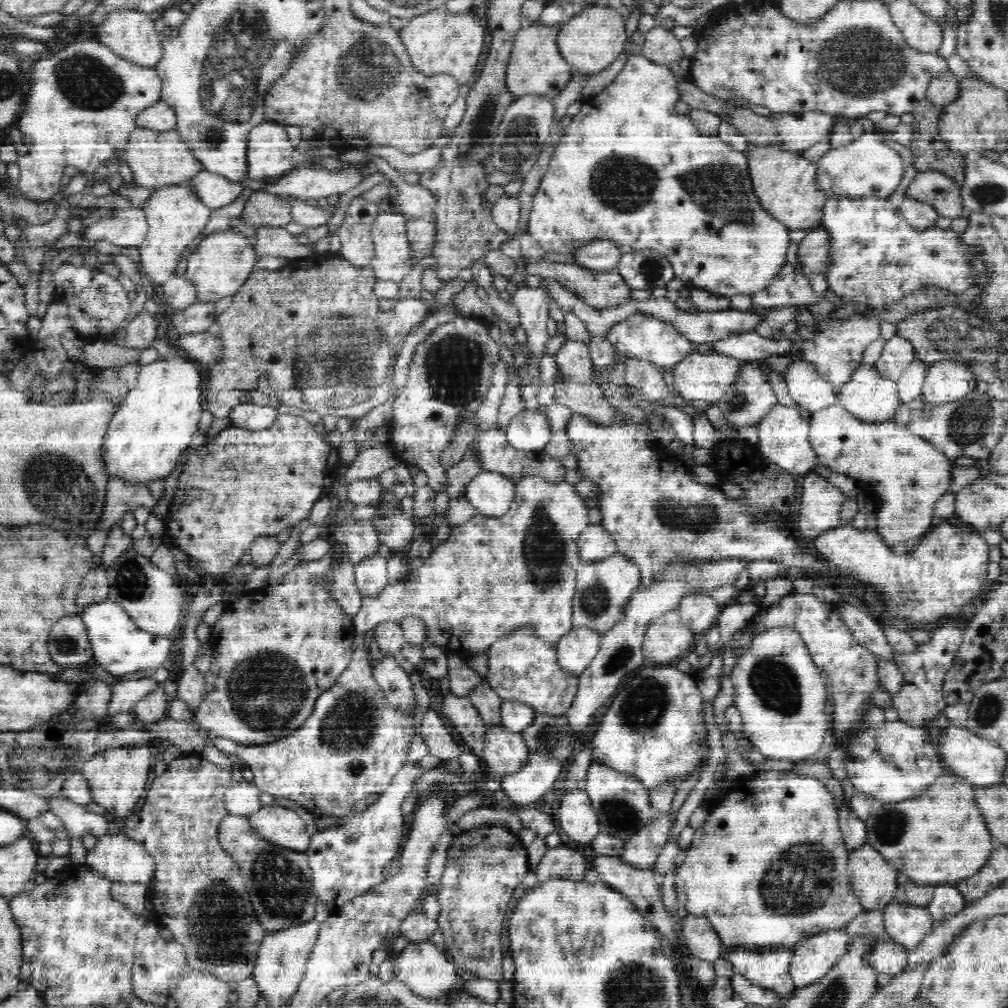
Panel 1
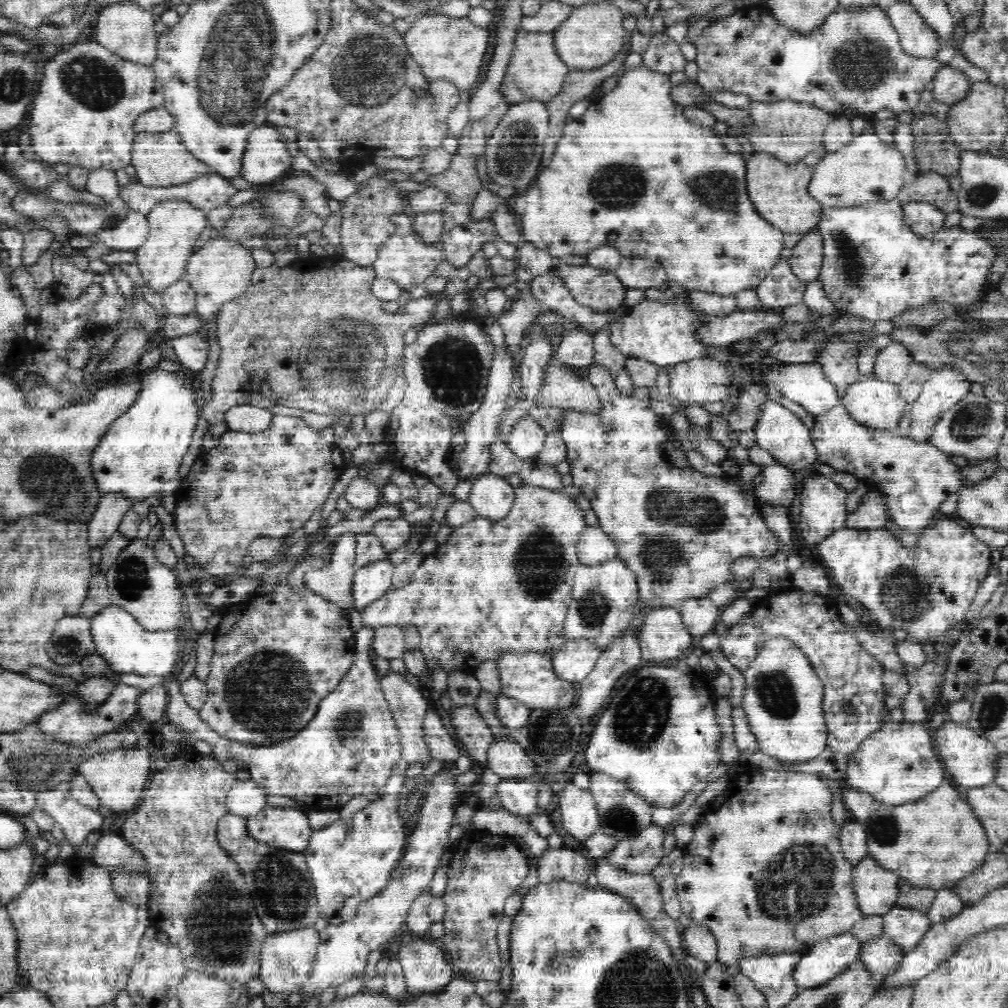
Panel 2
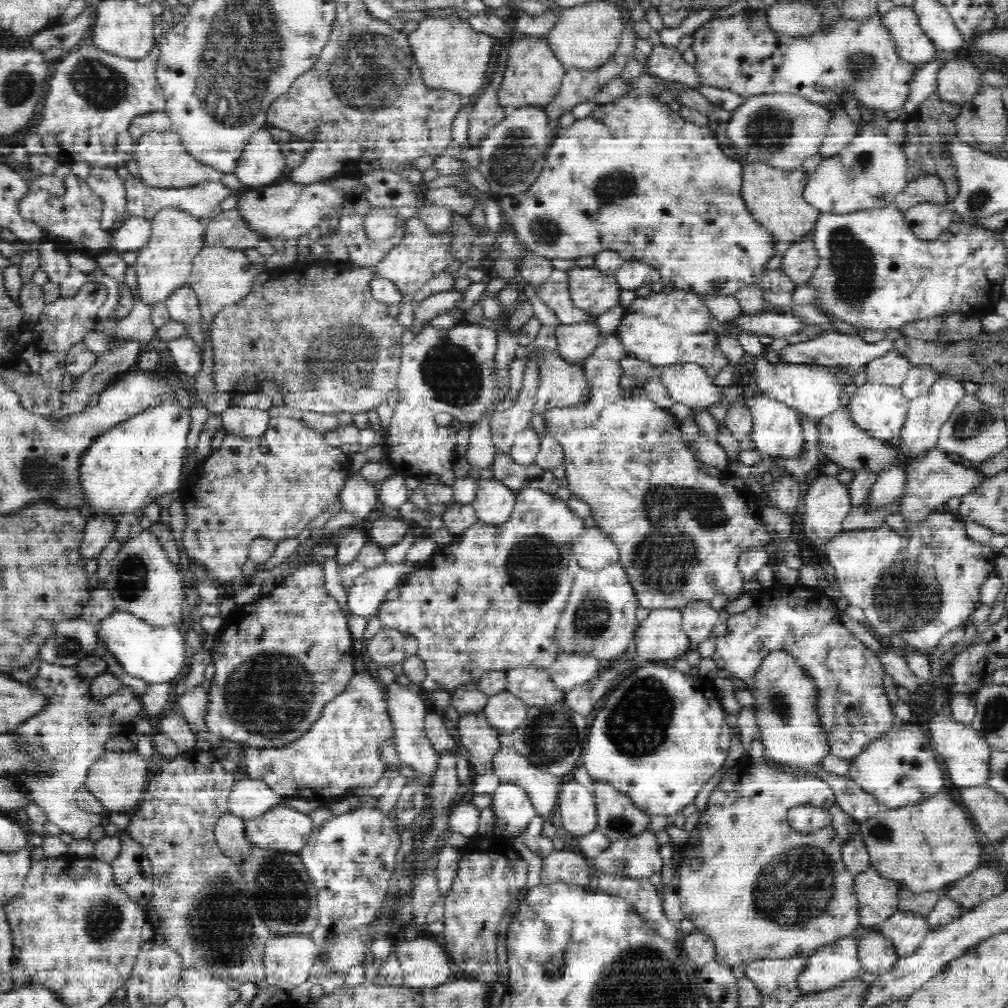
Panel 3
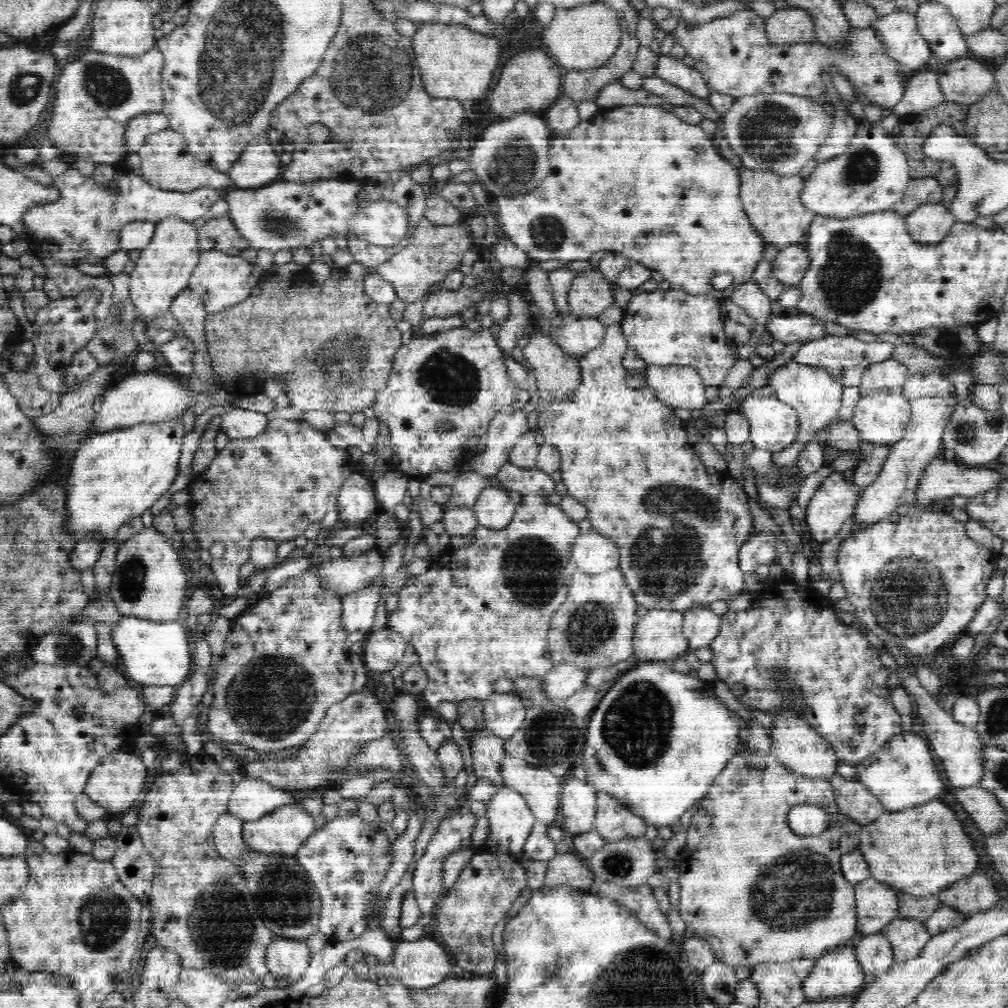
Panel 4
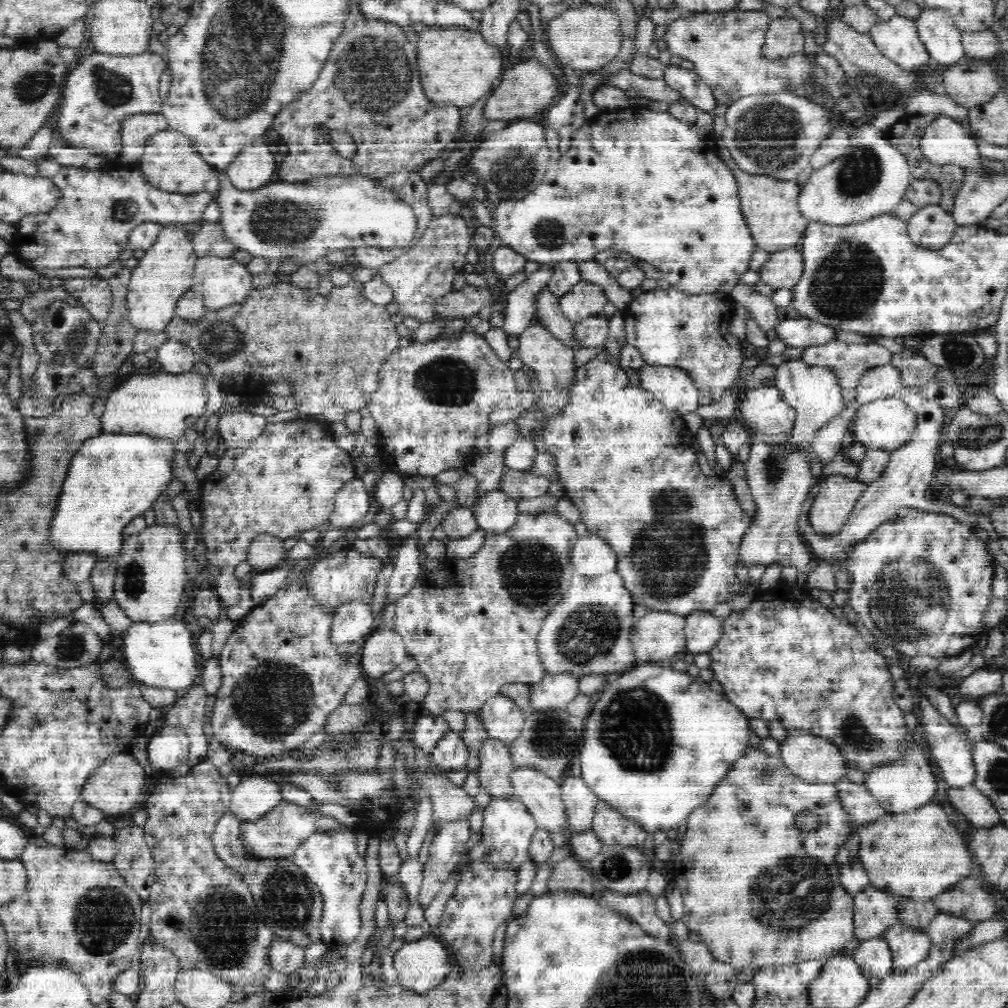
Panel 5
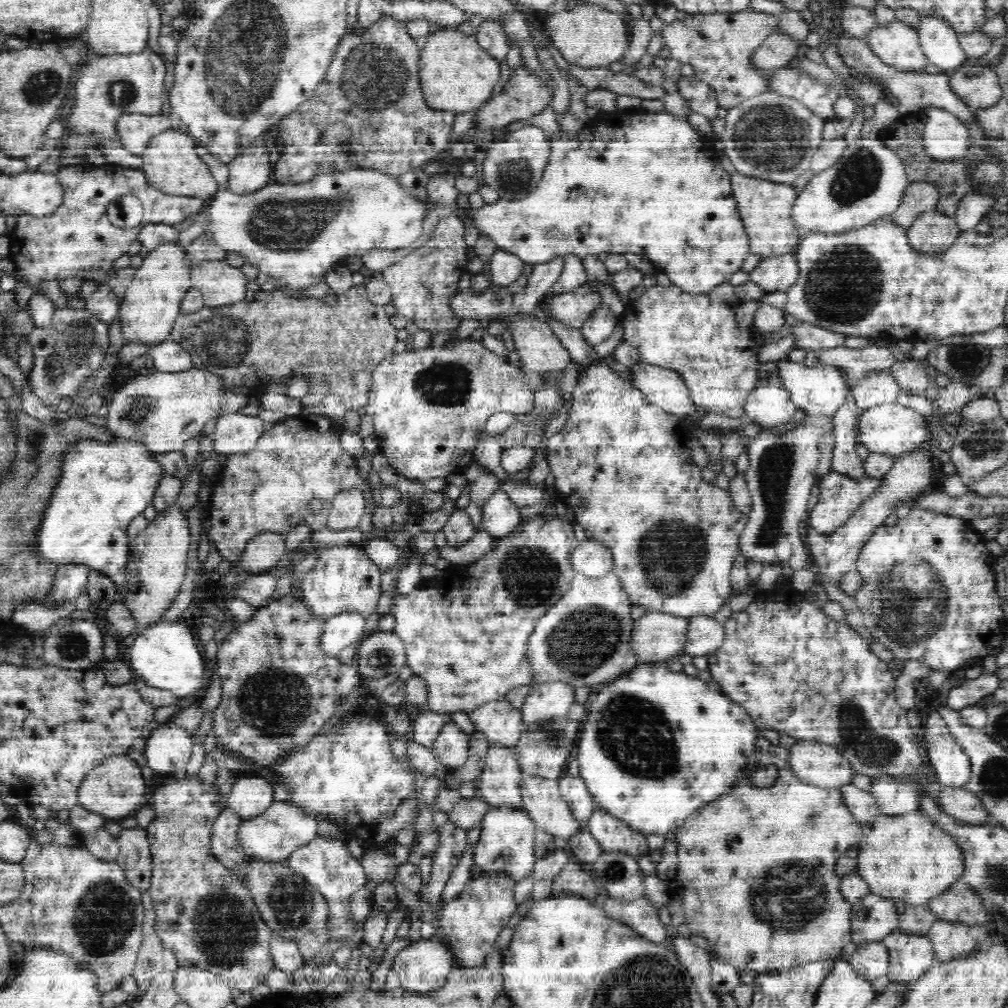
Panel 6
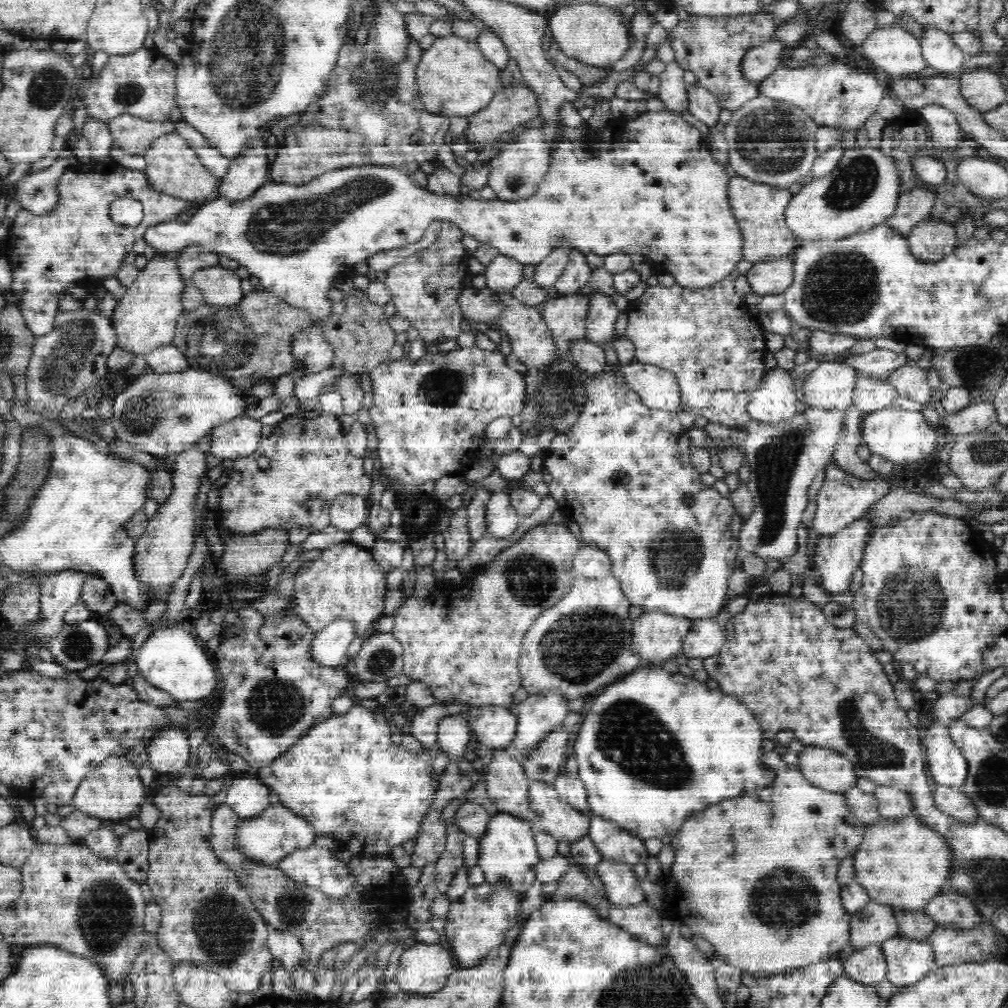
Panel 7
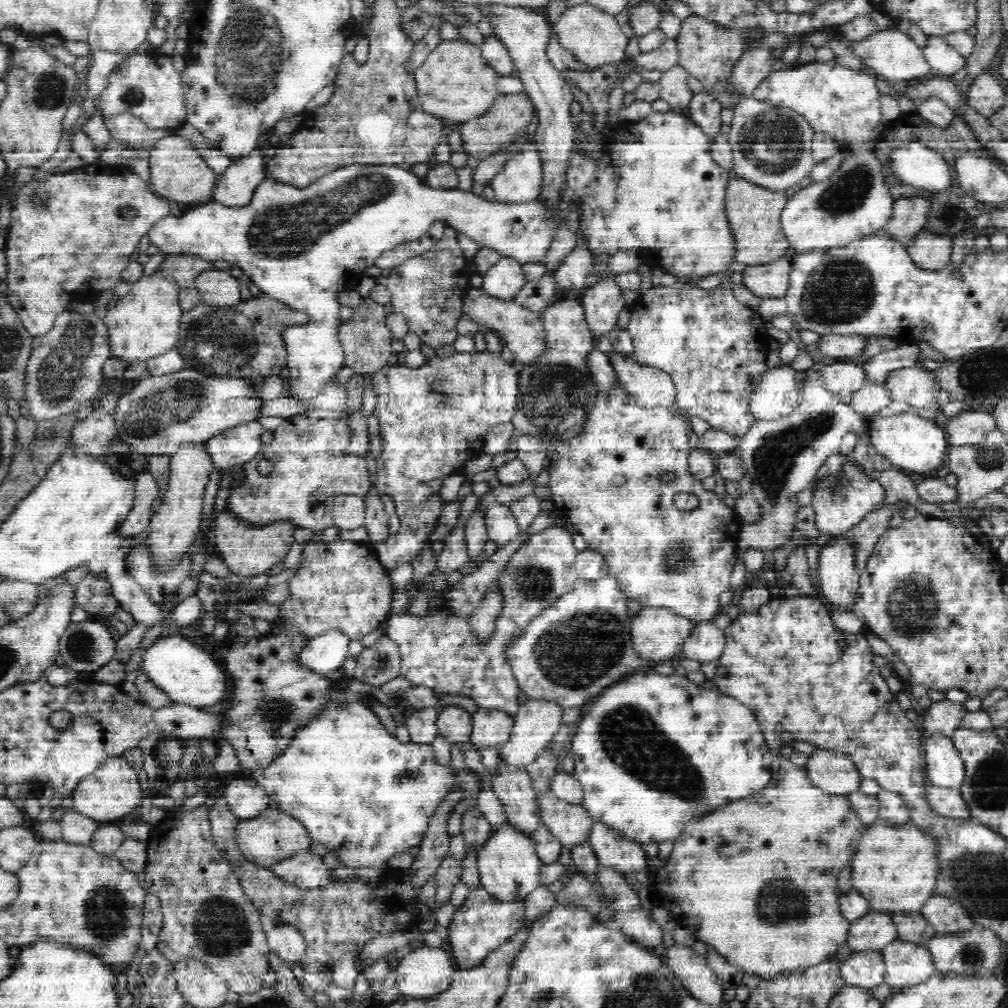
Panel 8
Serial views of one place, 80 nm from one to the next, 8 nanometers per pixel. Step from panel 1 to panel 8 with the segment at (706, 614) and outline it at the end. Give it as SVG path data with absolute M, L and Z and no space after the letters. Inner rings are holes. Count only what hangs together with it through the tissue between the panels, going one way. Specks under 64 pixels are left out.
M712 620L702 621L695 624L685 639L681 656L688 660L708 663L720 658L725 646L725 631L716 627Z

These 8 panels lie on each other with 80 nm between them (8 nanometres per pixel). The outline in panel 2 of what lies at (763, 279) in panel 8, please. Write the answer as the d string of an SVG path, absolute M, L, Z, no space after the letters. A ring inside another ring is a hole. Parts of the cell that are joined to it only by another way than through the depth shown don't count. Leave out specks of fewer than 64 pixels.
M817 229L805 233L797 242L788 258L793 273L800 280L812 281L819 278L824 262L823 236Z

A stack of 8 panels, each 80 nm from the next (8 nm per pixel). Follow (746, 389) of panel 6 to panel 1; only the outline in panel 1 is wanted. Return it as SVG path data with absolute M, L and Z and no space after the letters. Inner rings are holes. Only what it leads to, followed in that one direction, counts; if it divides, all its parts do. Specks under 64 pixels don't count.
M642 314L632 315L618 322L605 337L612 344L618 356L650 362L663 369L673 368L682 361L686 354L692 353L695 349L694 344L683 338L672 326Z

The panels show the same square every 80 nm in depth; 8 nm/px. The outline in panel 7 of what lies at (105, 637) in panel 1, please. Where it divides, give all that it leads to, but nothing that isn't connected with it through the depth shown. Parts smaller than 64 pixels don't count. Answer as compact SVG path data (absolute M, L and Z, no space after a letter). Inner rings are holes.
M186 627L184 630L180 628L158 629L158 632L154 632L136 648L133 659L136 662L138 674L157 689L169 692L176 702L202 700L209 703L218 694L216 690L218 674L216 674L214 662L210 661L206 650L198 644L198 638L186 632Z

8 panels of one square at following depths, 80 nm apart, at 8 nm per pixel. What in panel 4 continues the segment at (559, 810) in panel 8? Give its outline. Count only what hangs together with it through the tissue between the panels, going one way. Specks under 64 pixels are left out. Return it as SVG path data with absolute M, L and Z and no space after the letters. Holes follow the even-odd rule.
M507 753L498 760L498 770L505 786L516 788L524 796L535 819L547 827L553 826L560 807L563 780L549 769L528 764Z

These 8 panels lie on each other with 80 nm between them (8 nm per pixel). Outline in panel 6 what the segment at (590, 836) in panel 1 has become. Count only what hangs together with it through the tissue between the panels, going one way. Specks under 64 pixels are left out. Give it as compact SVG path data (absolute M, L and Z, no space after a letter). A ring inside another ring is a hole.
M569 775L558 780L561 796L568 806L573 821L580 830L586 830L592 814L597 808L594 796L588 791L586 782L578 776Z

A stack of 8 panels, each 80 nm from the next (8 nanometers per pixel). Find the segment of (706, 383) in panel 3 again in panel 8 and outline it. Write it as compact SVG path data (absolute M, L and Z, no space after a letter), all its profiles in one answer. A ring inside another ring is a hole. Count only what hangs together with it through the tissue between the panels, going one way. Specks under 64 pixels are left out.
M613 353L609 356L609 362L624 390L634 395L640 406L654 410L674 404L677 390L672 376L655 367L642 365L632 356Z

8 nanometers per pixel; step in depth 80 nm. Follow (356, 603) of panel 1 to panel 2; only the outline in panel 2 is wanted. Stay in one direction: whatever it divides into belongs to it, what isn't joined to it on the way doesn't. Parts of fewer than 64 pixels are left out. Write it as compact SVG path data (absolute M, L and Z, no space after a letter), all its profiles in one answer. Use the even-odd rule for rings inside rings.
M345 534L338 539L329 554L326 567L307 574L307 586L324 598L336 603L345 610L360 610L354 596L354 578L356 569L352 535Z

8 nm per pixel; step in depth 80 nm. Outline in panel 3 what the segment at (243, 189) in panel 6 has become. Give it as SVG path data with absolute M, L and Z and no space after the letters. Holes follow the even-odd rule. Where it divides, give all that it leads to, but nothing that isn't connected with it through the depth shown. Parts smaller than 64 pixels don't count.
M268 125L247 140L241 161L233 172L250 189L274 184L286 170L286 146L276 142Z

